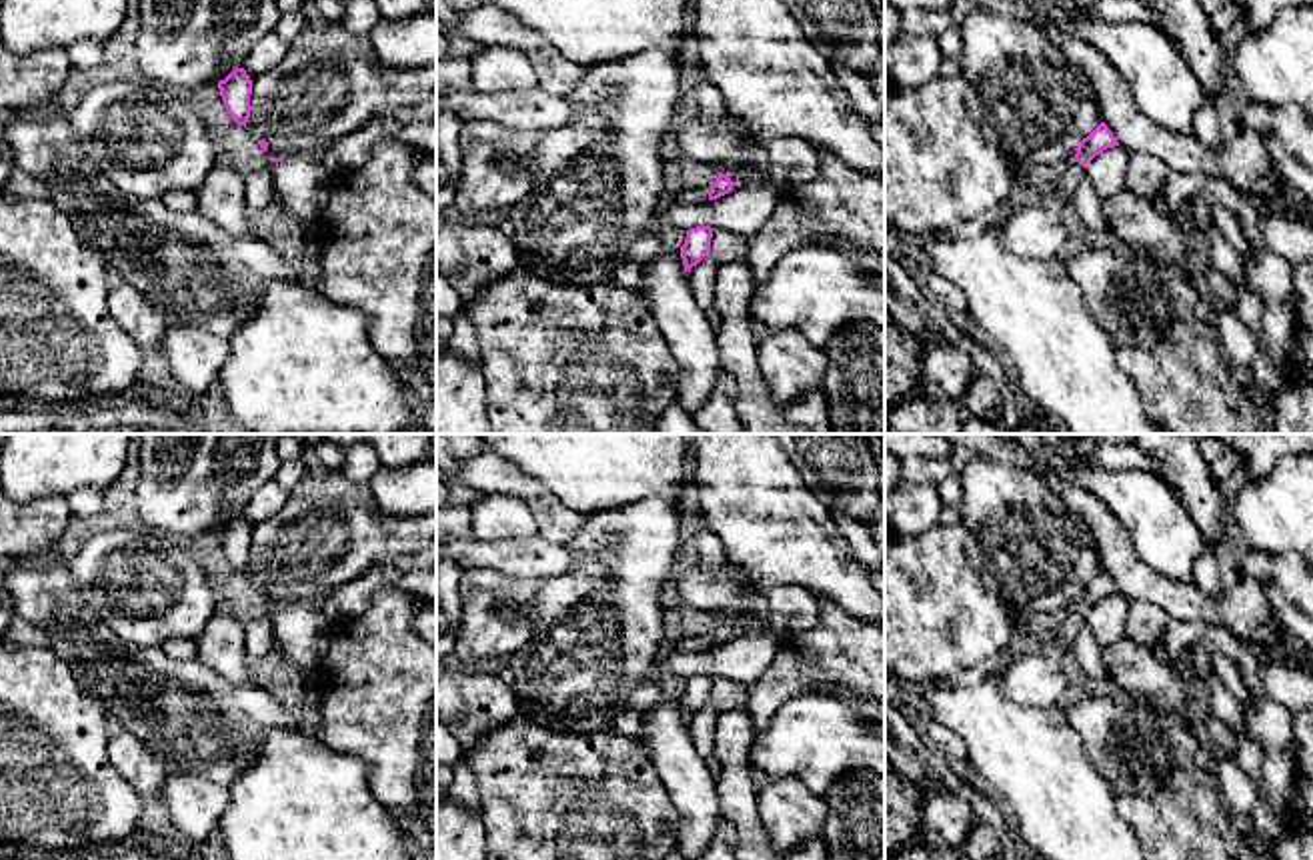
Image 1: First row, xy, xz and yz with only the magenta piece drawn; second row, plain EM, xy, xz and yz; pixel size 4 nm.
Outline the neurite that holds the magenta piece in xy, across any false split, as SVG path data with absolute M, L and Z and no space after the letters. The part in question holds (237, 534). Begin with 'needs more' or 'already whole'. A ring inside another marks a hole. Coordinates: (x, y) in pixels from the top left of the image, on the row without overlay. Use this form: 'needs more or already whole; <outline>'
already whole; M234 516L218 530L222 550L238 574L246 574L250 566L252 528L244 516Z

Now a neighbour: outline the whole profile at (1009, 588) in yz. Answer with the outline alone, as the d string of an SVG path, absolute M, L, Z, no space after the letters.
M977 456L957 476L961 524L975 536L965 542L973 568L1015 610L1061 616L1101 570L1097 540L1089 524L1065 504L1039 474Z

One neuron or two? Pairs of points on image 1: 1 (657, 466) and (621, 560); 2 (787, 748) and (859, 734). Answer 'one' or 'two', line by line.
1: two
2: one

